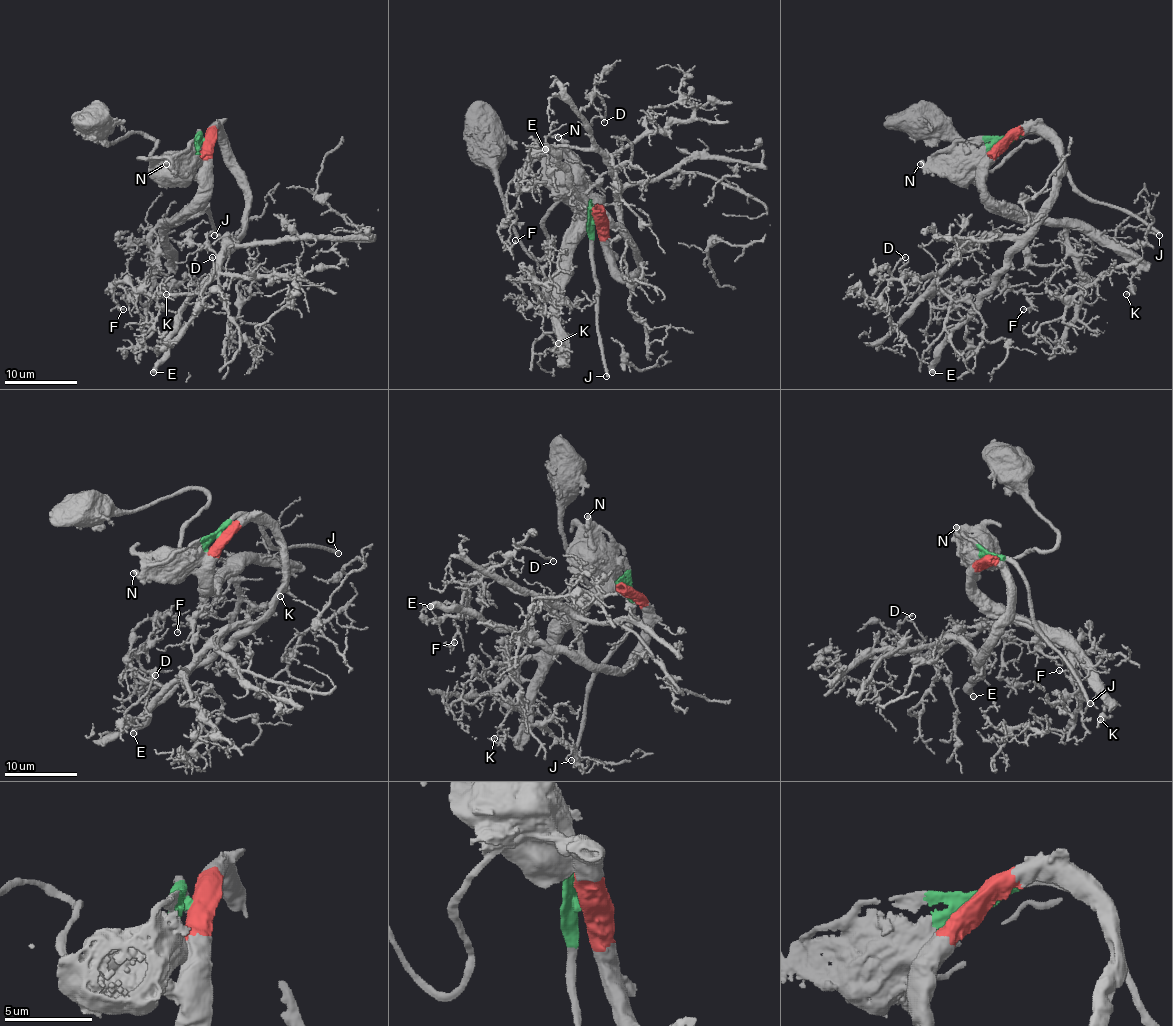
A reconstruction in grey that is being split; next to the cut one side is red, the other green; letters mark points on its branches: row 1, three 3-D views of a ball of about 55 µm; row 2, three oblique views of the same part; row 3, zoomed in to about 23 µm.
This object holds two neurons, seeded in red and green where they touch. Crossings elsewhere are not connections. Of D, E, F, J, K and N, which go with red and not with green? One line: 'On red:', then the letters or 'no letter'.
On red: D, E, F, K

